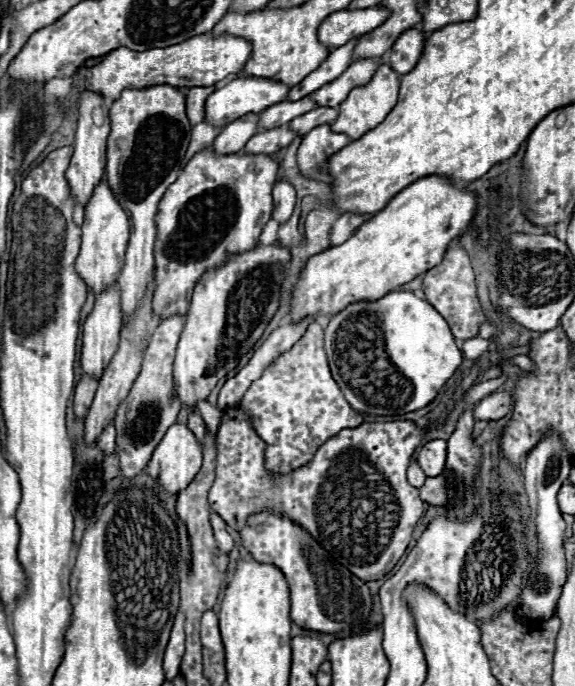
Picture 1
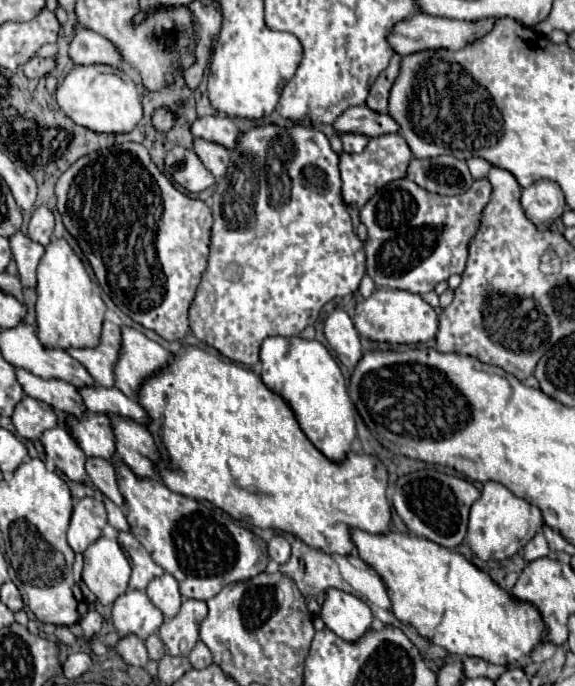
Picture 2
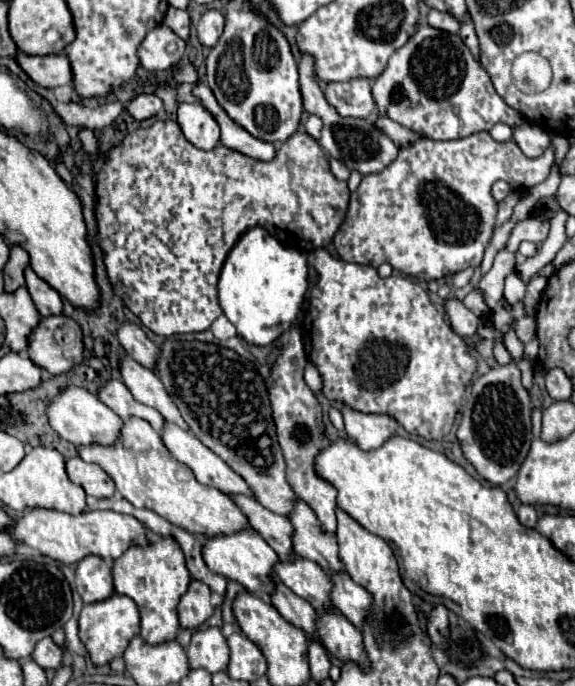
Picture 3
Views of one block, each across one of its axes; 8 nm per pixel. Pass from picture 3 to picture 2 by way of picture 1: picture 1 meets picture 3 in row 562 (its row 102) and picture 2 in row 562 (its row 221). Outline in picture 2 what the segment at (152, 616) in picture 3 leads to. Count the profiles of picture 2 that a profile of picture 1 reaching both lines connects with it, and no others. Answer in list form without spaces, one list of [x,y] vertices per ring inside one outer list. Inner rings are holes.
[[[118,532],[118,544],[130,556],[130,564],[132,564],[130,588],[144,590],[150,584],[150,580],[164,574],[164,570],[150,558],[150,554],[142,548],[142,544],[134,538],[132,532]]]

